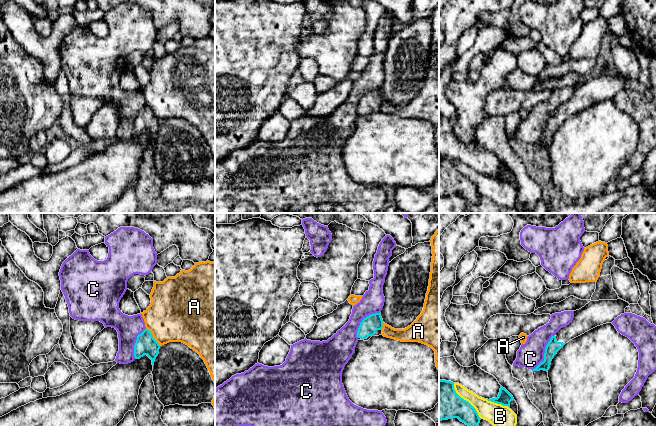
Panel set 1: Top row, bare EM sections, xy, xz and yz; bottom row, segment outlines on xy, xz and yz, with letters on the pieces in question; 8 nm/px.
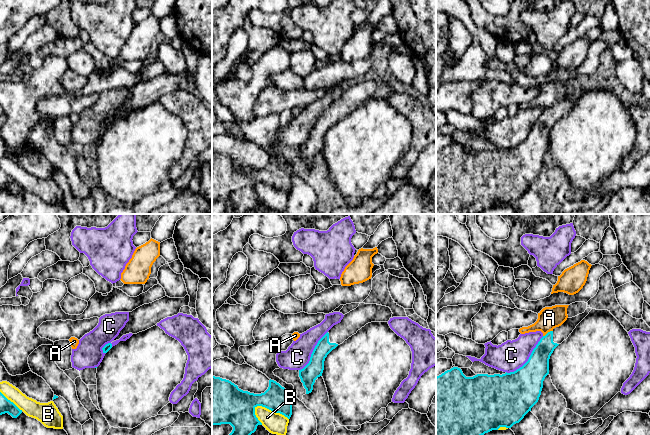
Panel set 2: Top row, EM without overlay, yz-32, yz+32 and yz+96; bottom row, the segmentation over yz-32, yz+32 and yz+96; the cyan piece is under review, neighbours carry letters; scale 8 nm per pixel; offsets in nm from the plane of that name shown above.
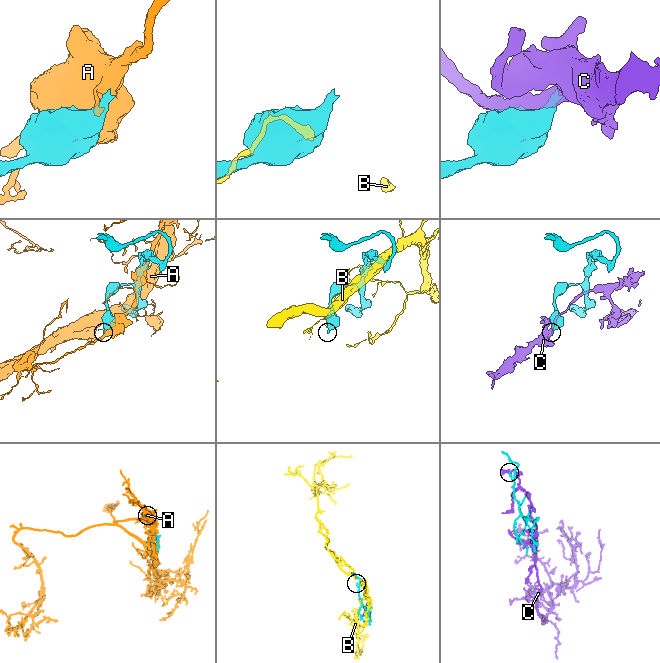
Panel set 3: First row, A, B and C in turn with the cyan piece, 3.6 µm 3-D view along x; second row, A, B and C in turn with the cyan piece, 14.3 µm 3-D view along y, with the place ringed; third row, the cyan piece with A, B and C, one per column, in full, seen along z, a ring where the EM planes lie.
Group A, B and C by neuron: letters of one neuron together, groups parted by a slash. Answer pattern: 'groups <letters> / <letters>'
groups A / B / C

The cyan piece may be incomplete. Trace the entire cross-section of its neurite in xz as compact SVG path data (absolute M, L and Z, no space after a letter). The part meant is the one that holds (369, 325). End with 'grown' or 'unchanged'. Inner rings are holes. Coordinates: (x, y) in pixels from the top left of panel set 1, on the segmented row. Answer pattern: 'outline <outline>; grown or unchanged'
outline M375 313L362 320L357 331L358 340L368 341L372 336L382 334L383 320L381 313Z; grown

